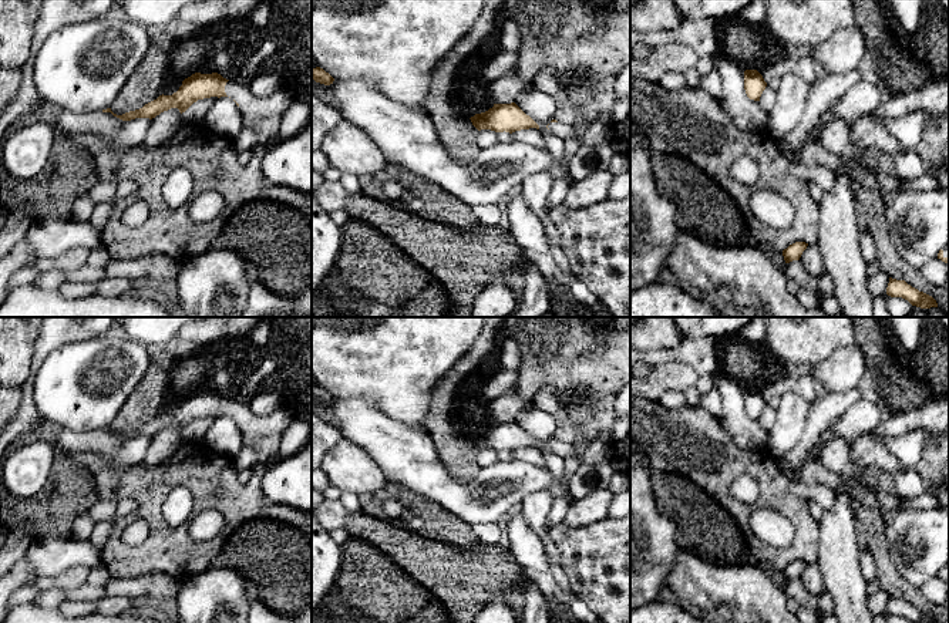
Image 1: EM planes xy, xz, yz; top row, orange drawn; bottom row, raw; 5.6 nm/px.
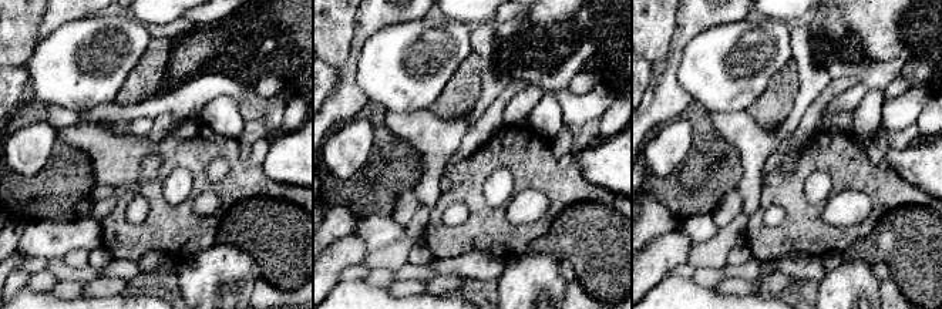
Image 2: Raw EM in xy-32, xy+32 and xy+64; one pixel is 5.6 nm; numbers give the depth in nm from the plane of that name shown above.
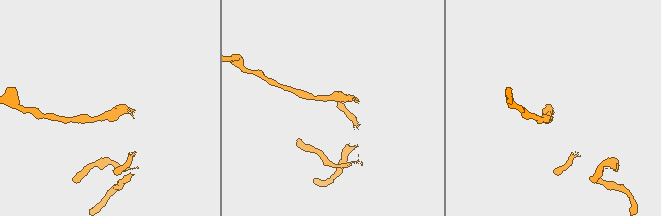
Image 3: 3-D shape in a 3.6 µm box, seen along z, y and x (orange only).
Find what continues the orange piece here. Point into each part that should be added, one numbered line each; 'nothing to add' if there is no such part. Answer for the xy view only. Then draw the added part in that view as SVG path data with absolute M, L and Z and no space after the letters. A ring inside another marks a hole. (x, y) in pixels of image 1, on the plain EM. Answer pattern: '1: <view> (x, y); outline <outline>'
1: xy (255, 428); outline M233 400L226 401L225 411L239 422L243 442L256 445L267 437L282 435L295 417L283 405L269 415L255 415L248 404L239 404Z

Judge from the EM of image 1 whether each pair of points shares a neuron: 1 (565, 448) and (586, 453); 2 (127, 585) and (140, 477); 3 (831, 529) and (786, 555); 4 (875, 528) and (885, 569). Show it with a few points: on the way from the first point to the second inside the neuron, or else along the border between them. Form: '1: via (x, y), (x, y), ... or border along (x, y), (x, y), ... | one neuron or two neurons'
1: via (571, 450), (581, 453) | one neuron
2: border along (161, 571), (138, 576), (113, 578) | two neurons
3: border along (818, 522), (815, 561) | two neurons
4: via (875, 538), (882, 559) | one neuron

